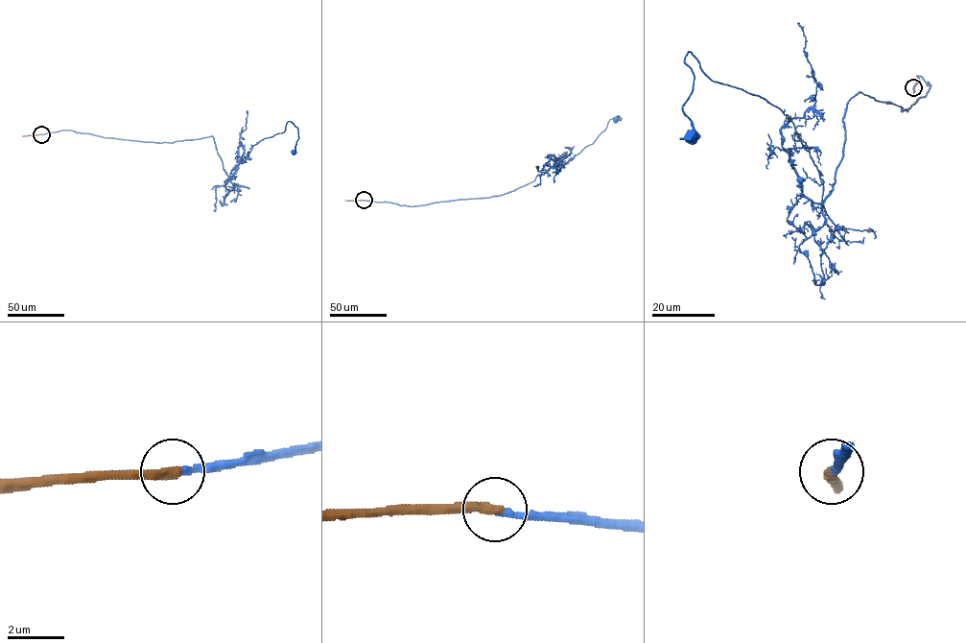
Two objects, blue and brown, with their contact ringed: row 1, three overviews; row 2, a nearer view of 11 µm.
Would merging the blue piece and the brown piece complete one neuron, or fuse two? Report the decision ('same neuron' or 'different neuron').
same neuron

